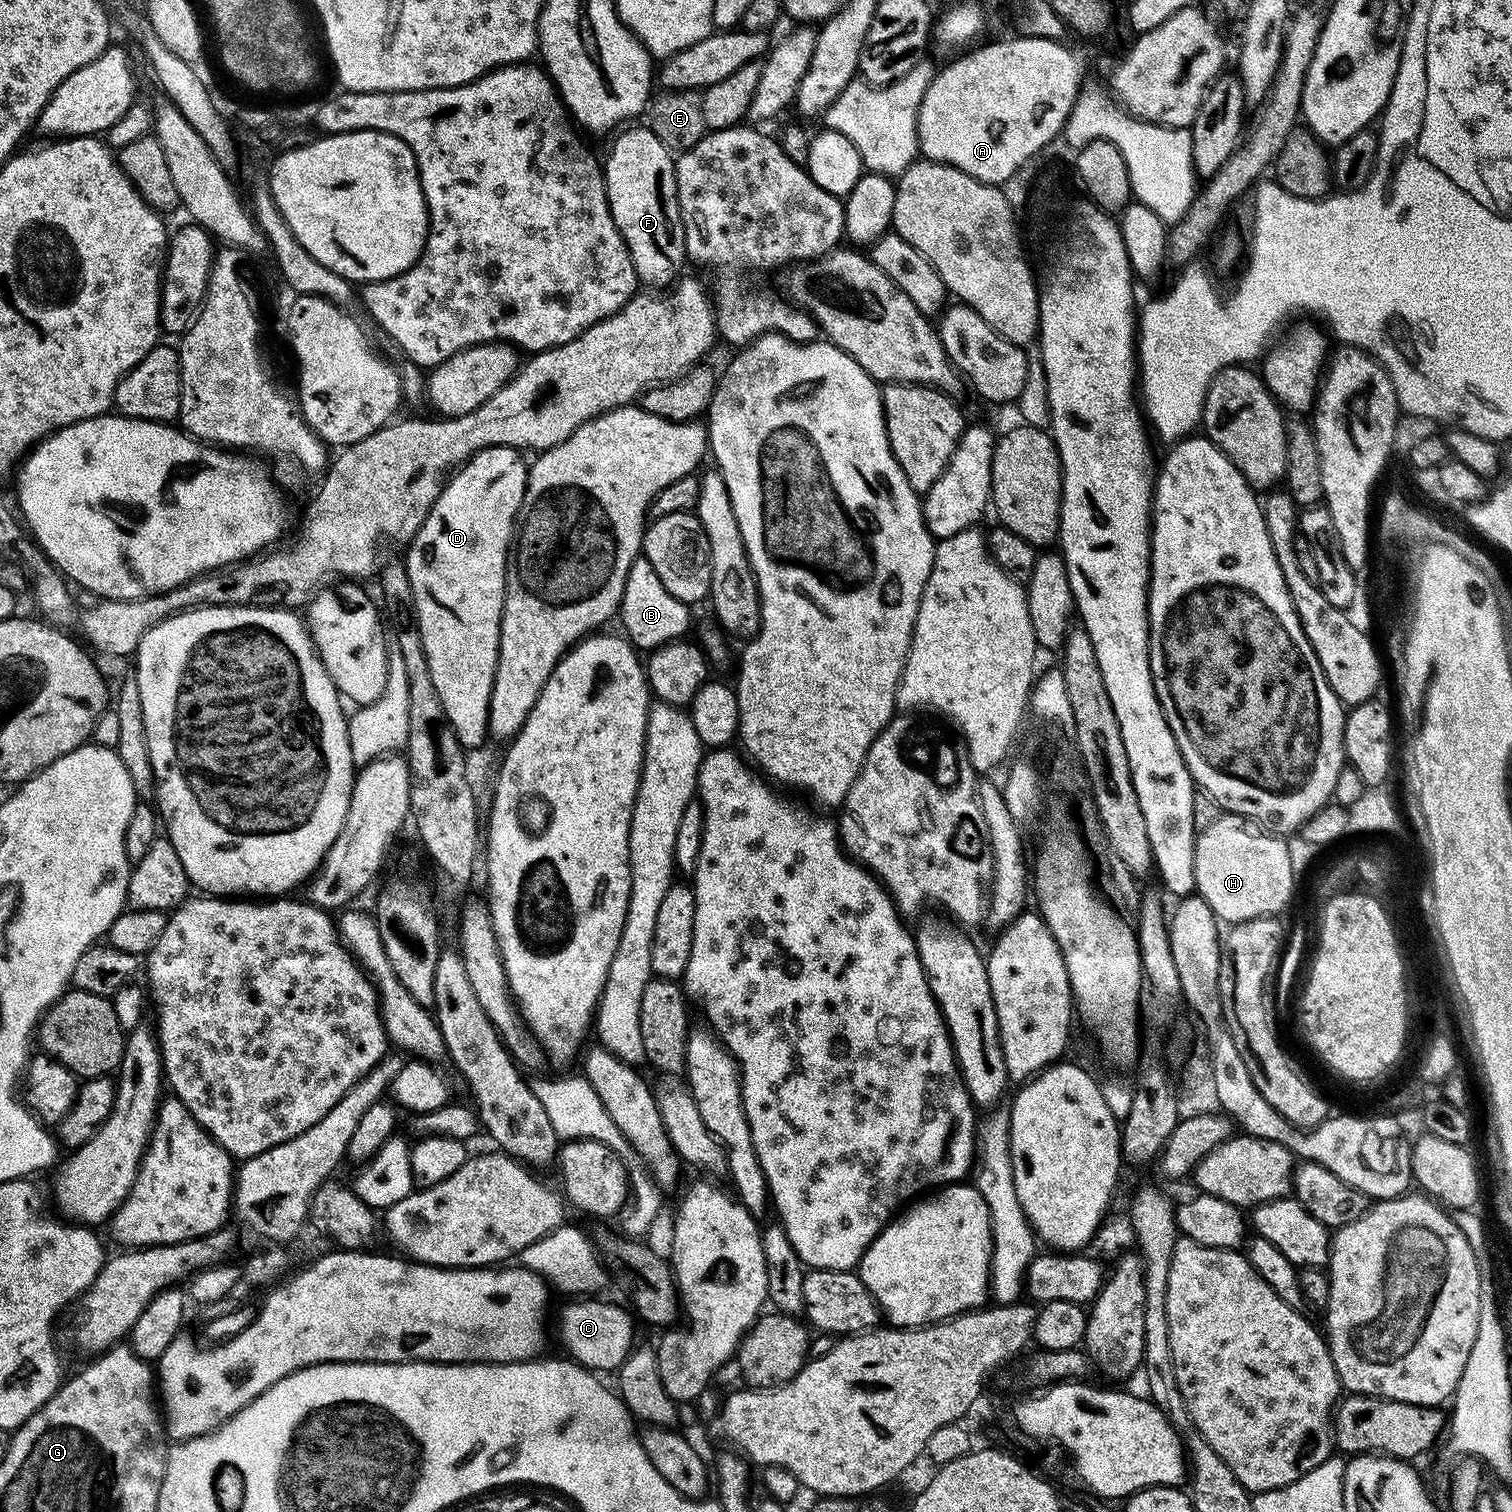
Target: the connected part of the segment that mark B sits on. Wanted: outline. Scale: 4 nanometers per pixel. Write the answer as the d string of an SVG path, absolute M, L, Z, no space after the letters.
M644 555L636 556L634 562L630 562L618 620L624 623L623 631L627 633L637 649L661 648L664 644L671 644L673 640L687 637L689 635L687 633L688 612L690 612L689 605L674 598L674 594L670 594L670 590L662 586L662 578L658 578L654 566L650 566L650 562Z

